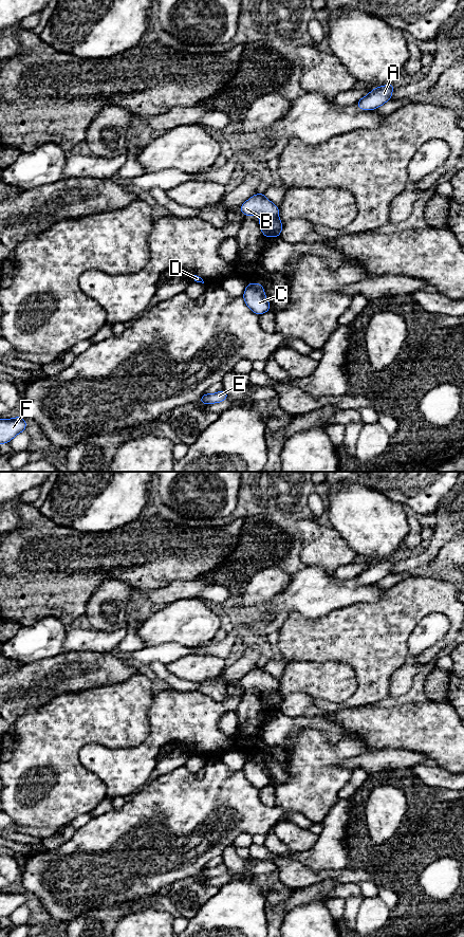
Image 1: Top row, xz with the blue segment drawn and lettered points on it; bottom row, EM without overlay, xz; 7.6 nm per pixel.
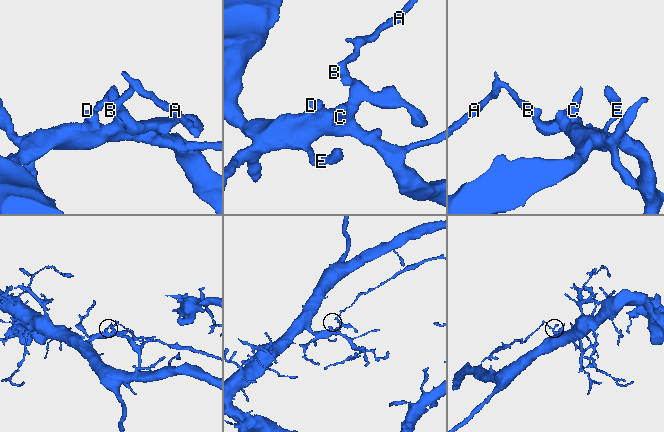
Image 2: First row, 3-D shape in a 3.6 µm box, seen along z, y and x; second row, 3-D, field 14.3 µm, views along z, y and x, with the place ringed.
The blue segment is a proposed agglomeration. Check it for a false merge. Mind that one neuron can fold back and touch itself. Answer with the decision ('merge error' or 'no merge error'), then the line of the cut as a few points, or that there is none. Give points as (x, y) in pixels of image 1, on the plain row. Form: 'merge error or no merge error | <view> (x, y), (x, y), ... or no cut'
merge error | xz (277, 687), (265, 690), (261, 693)

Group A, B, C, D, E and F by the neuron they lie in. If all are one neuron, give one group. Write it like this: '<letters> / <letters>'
A B / C D E F

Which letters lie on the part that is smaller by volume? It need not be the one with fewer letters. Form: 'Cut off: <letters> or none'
Cut off: A, B

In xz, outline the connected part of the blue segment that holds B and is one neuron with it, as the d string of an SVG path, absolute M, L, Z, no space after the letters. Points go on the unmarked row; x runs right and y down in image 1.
M263 666L250 670L245 677L240 680L243 690L256 688L261 693L270 690L277 690L279 681L266 673Z

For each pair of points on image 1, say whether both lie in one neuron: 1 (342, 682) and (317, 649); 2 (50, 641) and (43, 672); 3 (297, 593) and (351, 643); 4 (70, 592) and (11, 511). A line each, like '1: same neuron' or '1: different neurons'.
1: different neurons
2: different neurons
3: different neurons
4: different neurons

